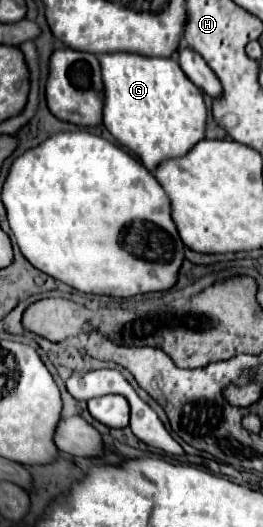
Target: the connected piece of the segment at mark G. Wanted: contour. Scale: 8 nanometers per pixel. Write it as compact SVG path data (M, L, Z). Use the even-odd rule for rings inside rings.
M99 53L95 57L99 57L105 87L103 125L121 145L131 149L147 169L155 169L155 165L167 157L185 155L197 141L205 137L207 107L201 91L189 81L173 57L145 57L137 53Z

